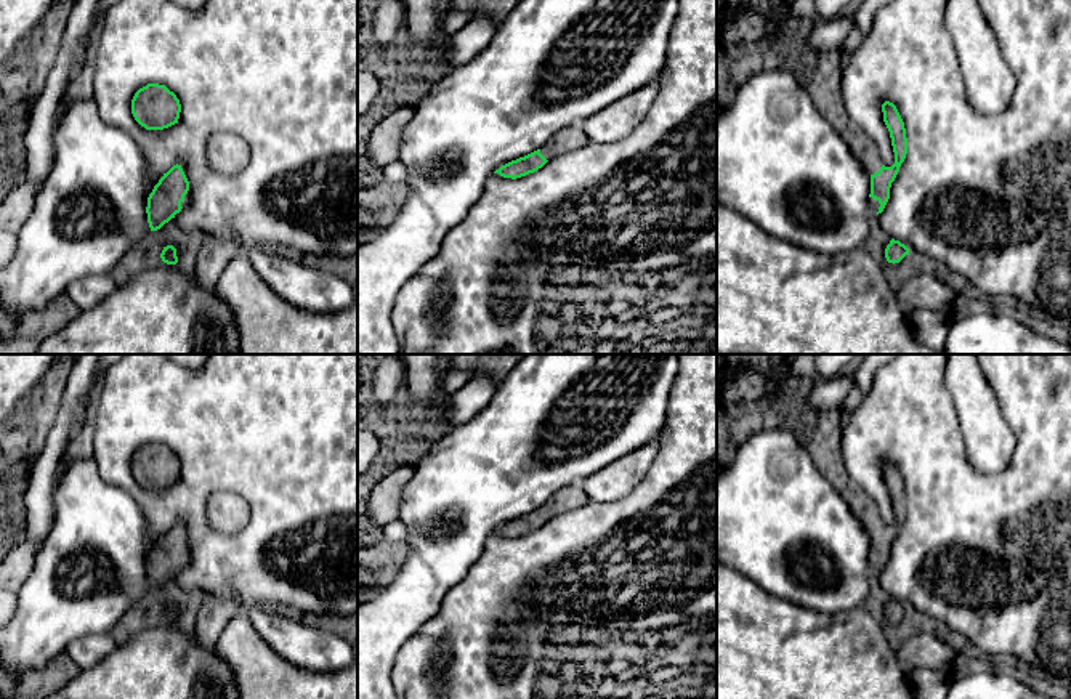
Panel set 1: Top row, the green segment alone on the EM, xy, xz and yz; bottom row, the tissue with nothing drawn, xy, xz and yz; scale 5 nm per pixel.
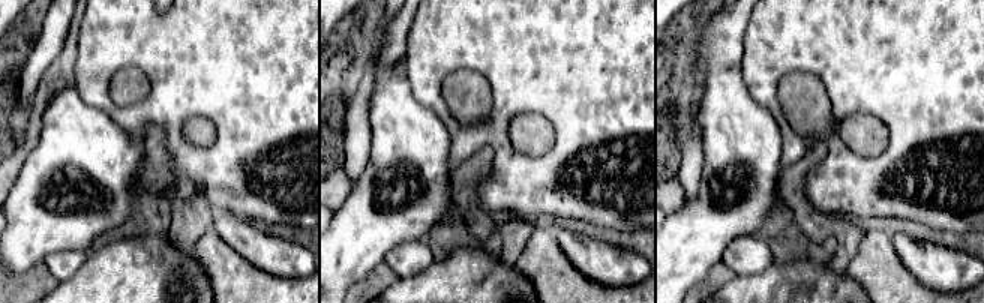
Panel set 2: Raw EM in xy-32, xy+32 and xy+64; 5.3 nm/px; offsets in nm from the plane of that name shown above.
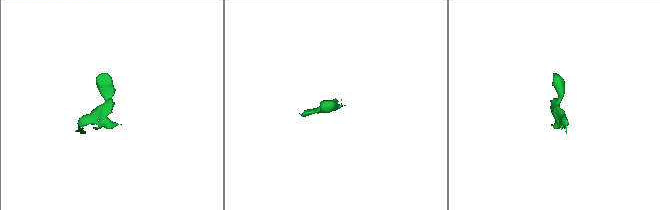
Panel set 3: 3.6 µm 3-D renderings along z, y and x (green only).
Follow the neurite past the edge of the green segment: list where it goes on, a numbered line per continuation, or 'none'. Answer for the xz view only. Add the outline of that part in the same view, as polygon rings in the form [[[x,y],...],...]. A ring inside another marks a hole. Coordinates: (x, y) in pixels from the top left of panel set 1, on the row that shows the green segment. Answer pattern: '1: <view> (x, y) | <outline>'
1: xz (569, 138) | [[[576,123],[571,127],[566,127],[560,130],[556,135],[553,135],[542,147],[540,154],[547,159],[552,160],[553,157],[558,157],[561,154],[566,154],[569,151],[584,147],[588,144],[588,138],[585,135],[584,125]]]

